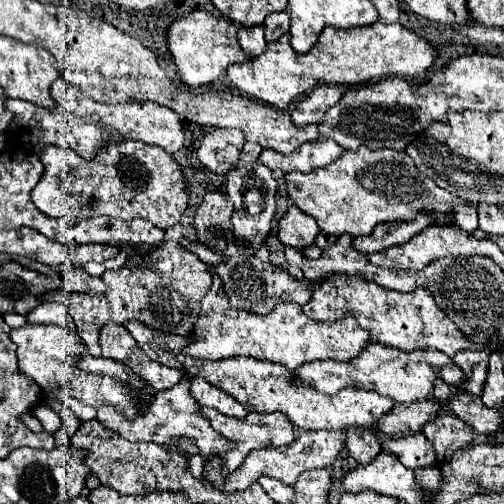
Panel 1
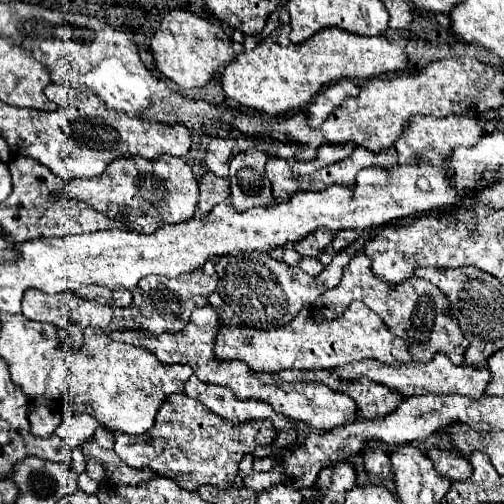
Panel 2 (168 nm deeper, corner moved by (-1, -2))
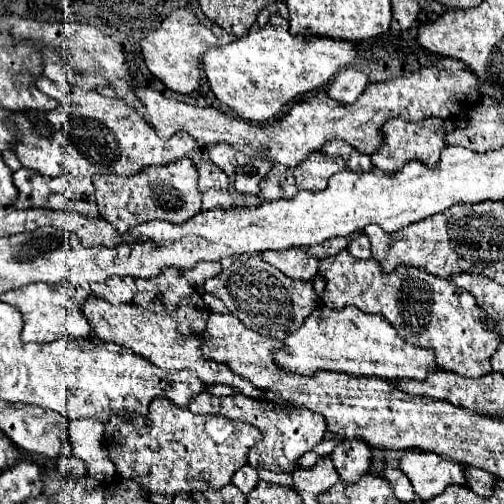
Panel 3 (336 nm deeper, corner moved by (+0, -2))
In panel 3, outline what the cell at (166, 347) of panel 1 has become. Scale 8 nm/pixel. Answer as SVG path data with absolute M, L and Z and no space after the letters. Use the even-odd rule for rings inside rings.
M91 294L83 306L83 314L91 322L91 328L99 340L127 346L131 350L137 350L137 354L147 354L147 358L151 358L151 362L155 366L159 366L161 370L173 372L173 370L189 368L189 370L195 370L199 374L199 380L207 386L227 384L235 392L241 392L241 394L257 398L257 400L261 400L265 394L263 390L257 390L255 386L251 386L251 382L239 378L237 374L231 374L231 368L227 364L221 364L221 362L215 362L215 360L203 356L201 334L193 332L193 330L205 330L207 318L211 312L207 310L207 306L199 294L195 298L185 298L179 312L175 312L175 314L147 314L147 310L137 310L137 306L133 306L133 304L113 306Z

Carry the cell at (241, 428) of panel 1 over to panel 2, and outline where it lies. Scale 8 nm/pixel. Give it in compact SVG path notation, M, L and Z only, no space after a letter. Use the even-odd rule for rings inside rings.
M172 394L164 400L156 414L156 422L148 434L132 438L132 434L114 432L114 452L132 468L148 468L164 478L174 478L184 490L198 490L202 484L226 490L234 484L242 456L252 454L258 446L272 446L276 430L270 420L252 420L244 424L224 422L200 402L186 394Z

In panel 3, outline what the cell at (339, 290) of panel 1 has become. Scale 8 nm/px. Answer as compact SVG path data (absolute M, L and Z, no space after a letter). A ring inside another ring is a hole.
M347 250L321 260L319 274L327 280L321 296L327 308L337 310L351 304L363 312L385 316L405 342L431 350L439 368L453 370L459 376L481 378L491 372L491 356L501 340L495 332L481 326L485 314L467 290L413 266L401 266L387 274L373 258L357 260Z

